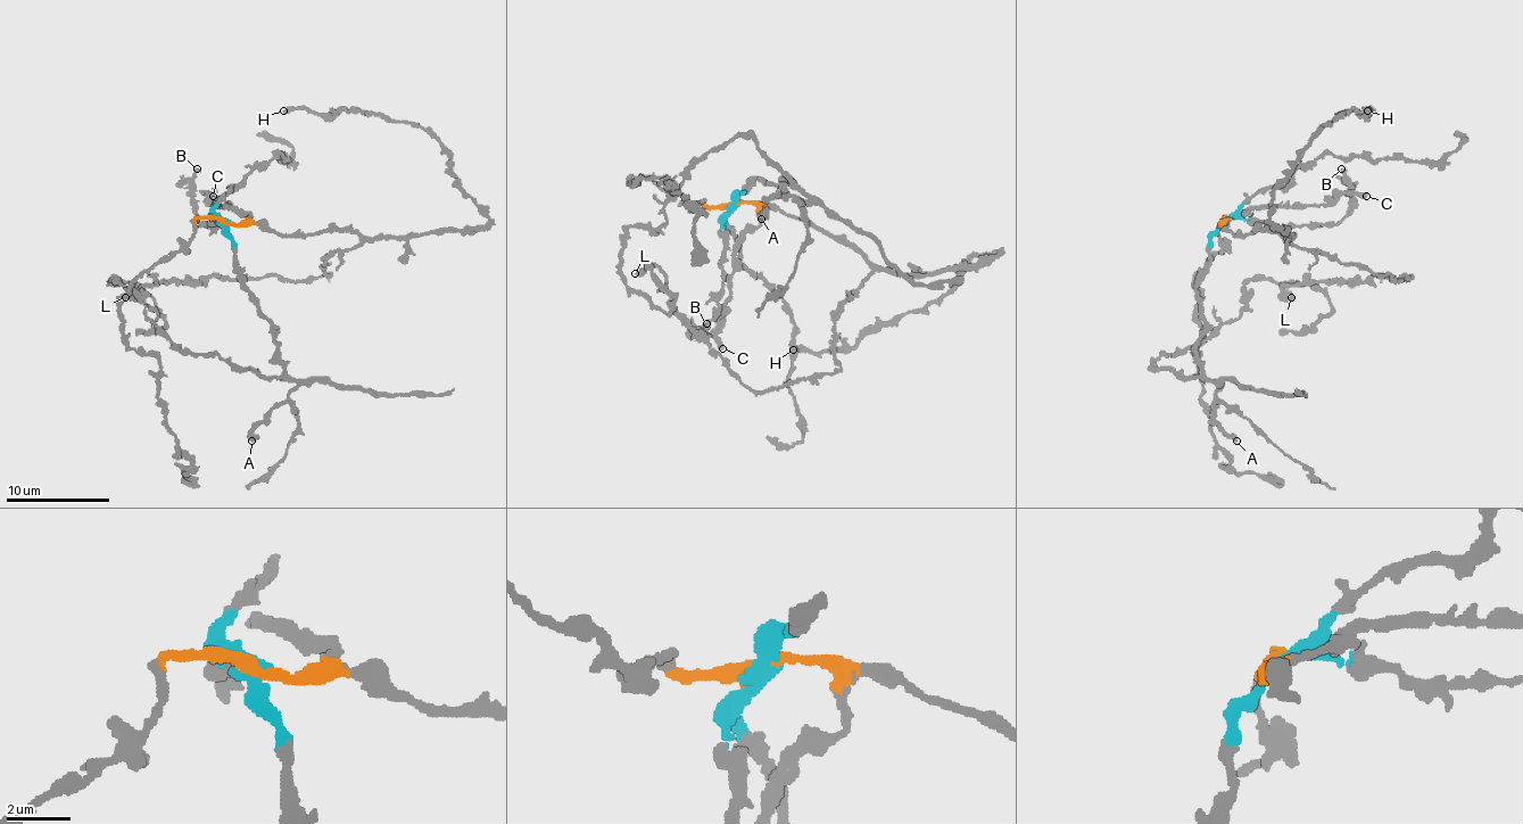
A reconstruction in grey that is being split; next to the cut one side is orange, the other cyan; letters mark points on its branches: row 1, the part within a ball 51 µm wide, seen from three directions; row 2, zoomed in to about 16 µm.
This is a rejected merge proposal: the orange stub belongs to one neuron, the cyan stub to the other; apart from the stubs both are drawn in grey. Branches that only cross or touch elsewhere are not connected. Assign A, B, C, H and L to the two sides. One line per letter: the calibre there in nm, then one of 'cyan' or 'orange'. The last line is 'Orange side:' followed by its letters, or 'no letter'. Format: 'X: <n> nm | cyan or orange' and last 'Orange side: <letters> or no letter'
A: 500 nm | cyan
B: 320 nm | cyan
C: 360 nm | orange
H: 420 nm | orange
L: 480 nm | orange
Orange side: C, H, L

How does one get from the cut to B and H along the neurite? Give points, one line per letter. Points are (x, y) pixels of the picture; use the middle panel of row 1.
B: (733, 204), (722, 224), (722, 297), (714, 318), (702, 330), (706, 323)
H: (733, 204), (810, 220), (903, 273), (999, 253), (851, 346), (792, 348)

